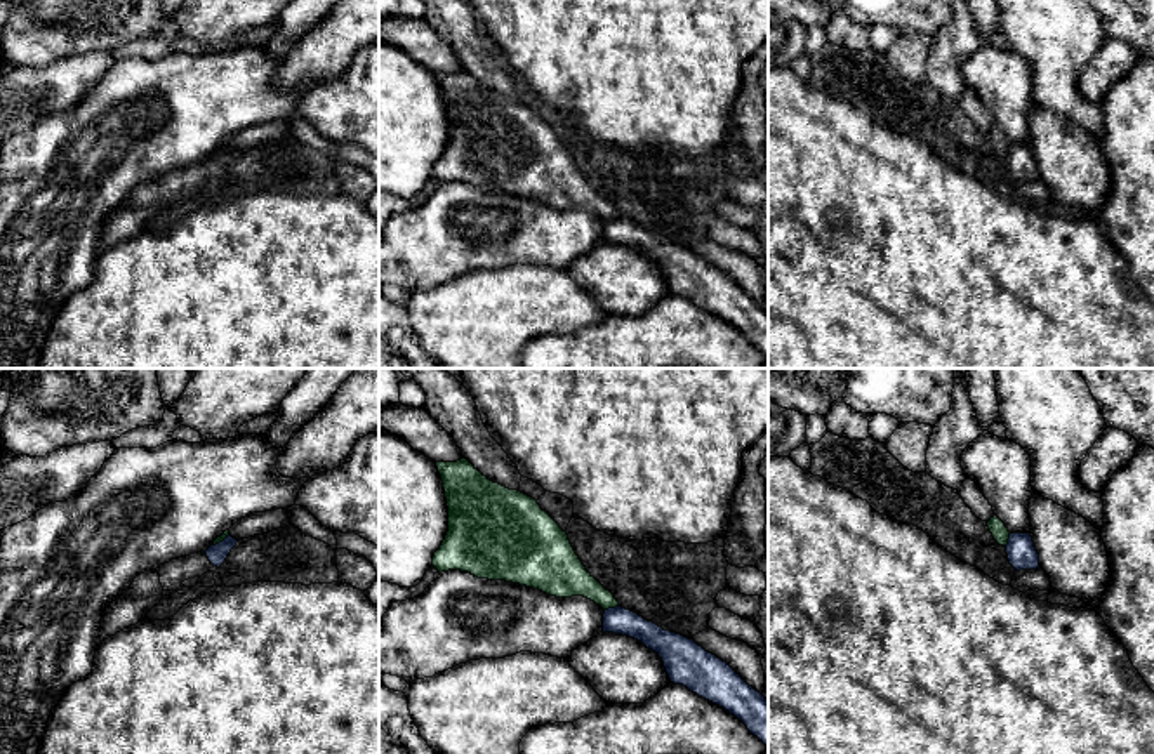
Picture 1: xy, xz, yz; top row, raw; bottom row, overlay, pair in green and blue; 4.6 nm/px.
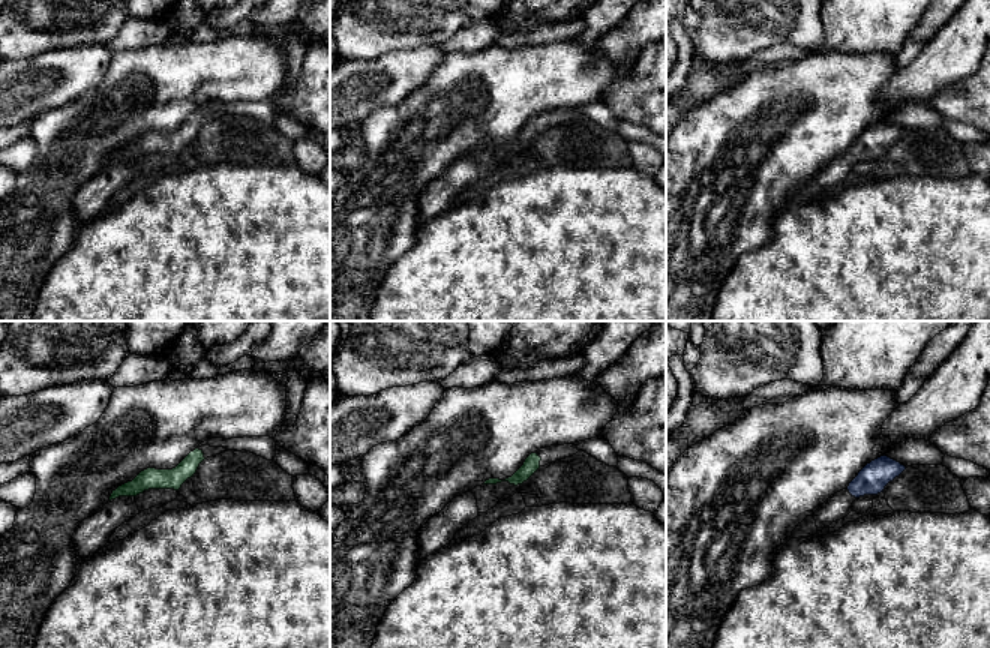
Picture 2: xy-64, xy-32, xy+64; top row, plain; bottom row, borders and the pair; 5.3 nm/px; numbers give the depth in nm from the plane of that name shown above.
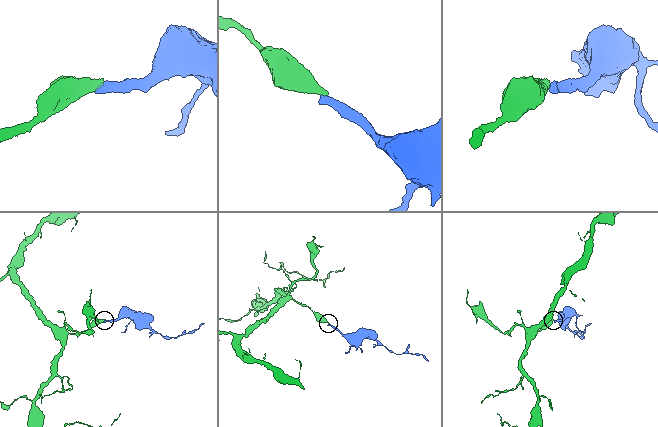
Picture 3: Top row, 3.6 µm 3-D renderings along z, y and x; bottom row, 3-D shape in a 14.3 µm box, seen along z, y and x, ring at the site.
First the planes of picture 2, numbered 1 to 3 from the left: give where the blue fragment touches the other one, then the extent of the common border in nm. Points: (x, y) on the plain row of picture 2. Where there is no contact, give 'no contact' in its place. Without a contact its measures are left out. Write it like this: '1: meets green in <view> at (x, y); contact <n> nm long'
1: no contact
2: no contact
3: no contact

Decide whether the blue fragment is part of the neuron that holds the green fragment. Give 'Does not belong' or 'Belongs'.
Does not belong

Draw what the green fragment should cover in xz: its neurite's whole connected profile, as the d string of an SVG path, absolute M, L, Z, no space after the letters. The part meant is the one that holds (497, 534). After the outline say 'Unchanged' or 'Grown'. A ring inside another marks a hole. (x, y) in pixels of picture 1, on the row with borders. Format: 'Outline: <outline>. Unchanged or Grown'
Outline: M464 457L436 467L448 507L448 532L433 556L440 573L461 570L556 598L584 596L603 610L619 606L535 499L494 483Z. Unchanged

